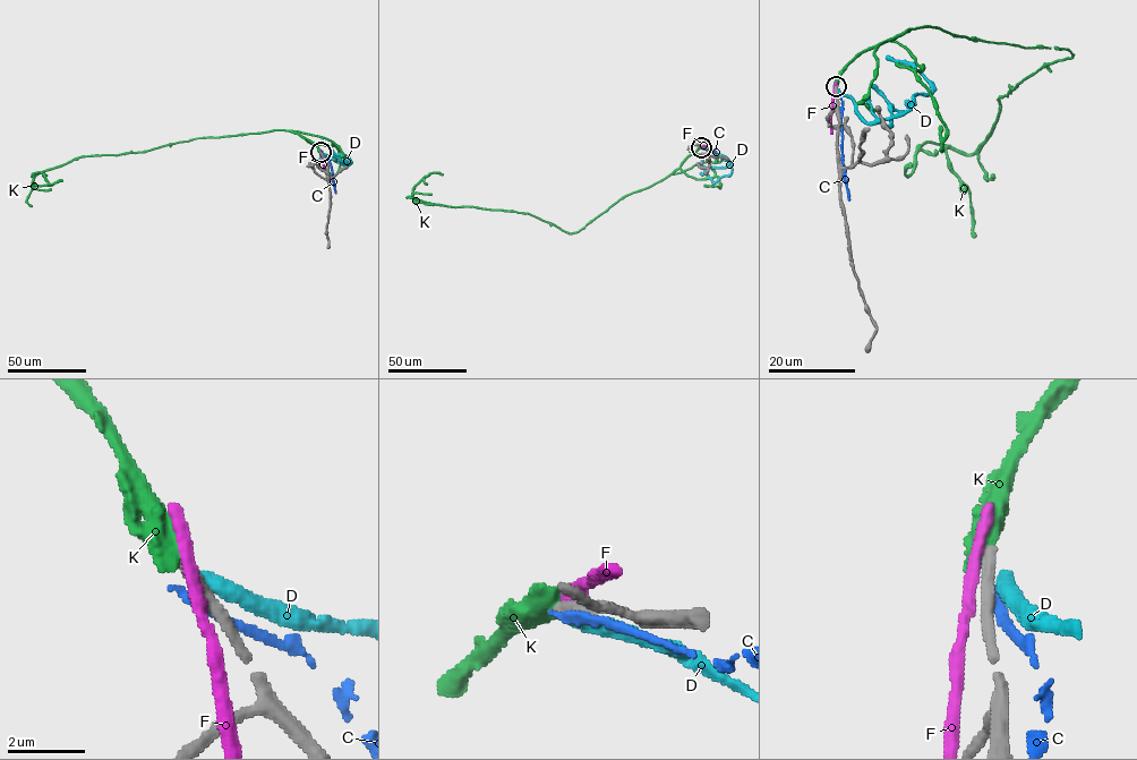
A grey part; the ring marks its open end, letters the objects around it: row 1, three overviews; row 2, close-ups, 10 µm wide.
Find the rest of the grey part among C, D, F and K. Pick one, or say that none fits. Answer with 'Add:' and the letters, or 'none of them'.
Add: K

